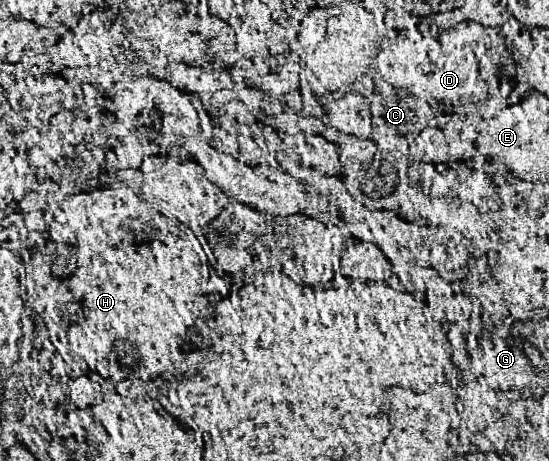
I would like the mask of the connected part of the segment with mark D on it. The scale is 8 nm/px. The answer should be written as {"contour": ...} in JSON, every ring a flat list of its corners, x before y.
{"contour":[[461,20,457,26,449,30,437,30,437,28,423,28,423,26,413,26,409,30,403,30,397,34,397,38,379,52,375,60,375,70,389,82,389,86,397,90,407,90,409,94,421,98,435,114,441,116,457,116,461,112,473,112,477,114,485,102,487,102,487,84,479,78,477,74,477,58,473,54,475,40,483,38,485,26,473,20]]}

